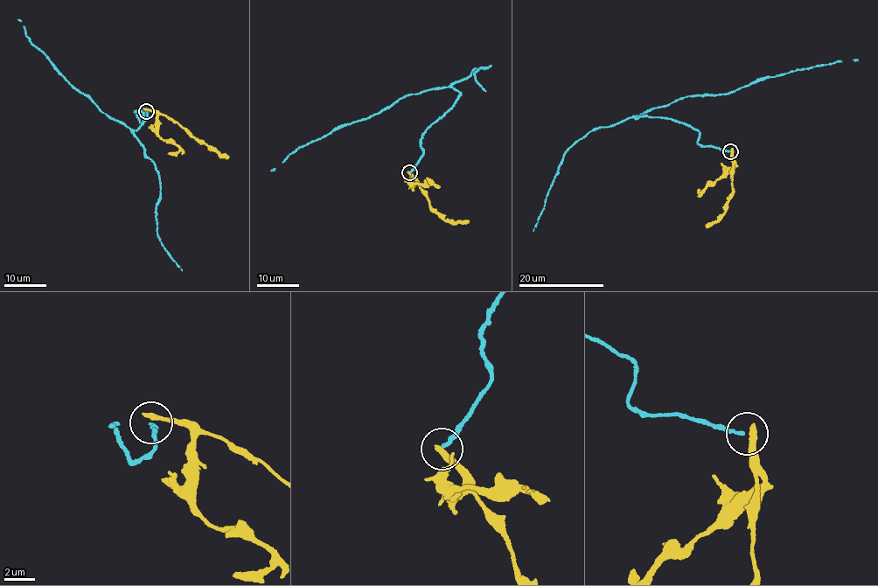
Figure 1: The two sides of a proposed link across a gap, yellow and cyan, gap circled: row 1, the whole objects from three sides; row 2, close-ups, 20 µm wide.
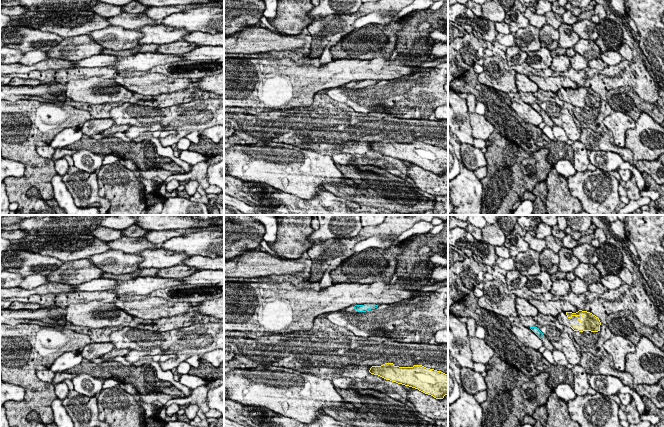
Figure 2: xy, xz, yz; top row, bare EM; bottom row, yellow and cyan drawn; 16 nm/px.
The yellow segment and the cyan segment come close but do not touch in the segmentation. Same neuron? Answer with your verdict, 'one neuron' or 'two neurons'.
two neurons

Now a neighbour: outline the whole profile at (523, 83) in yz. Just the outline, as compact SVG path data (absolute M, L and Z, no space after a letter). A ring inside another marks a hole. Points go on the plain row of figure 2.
M516 73L515 83L518 91L535 93L539 89L537 84L524 74Z

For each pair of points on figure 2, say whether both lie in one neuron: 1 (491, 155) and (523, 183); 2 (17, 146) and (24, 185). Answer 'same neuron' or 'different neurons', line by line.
1: same neuron
2: same neuron

